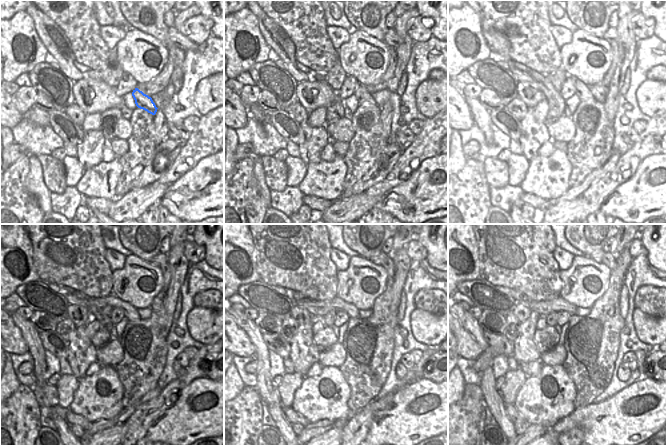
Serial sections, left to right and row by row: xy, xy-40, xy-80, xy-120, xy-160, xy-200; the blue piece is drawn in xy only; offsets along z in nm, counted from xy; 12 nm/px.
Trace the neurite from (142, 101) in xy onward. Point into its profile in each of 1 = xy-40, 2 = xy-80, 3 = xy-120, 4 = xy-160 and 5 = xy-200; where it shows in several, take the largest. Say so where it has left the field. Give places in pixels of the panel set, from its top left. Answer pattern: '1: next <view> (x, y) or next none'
1: next xy-40 (361, 94)
2: next xy-80 (582, 91)
3: next xy-120 (93, 305)
4: next xy-160 (317, 308)
5: next xy-200 (542, 308)

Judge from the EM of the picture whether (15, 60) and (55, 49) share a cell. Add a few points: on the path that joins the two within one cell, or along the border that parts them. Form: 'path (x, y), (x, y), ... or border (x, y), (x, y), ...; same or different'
border (35, 30), (48, 52); different

